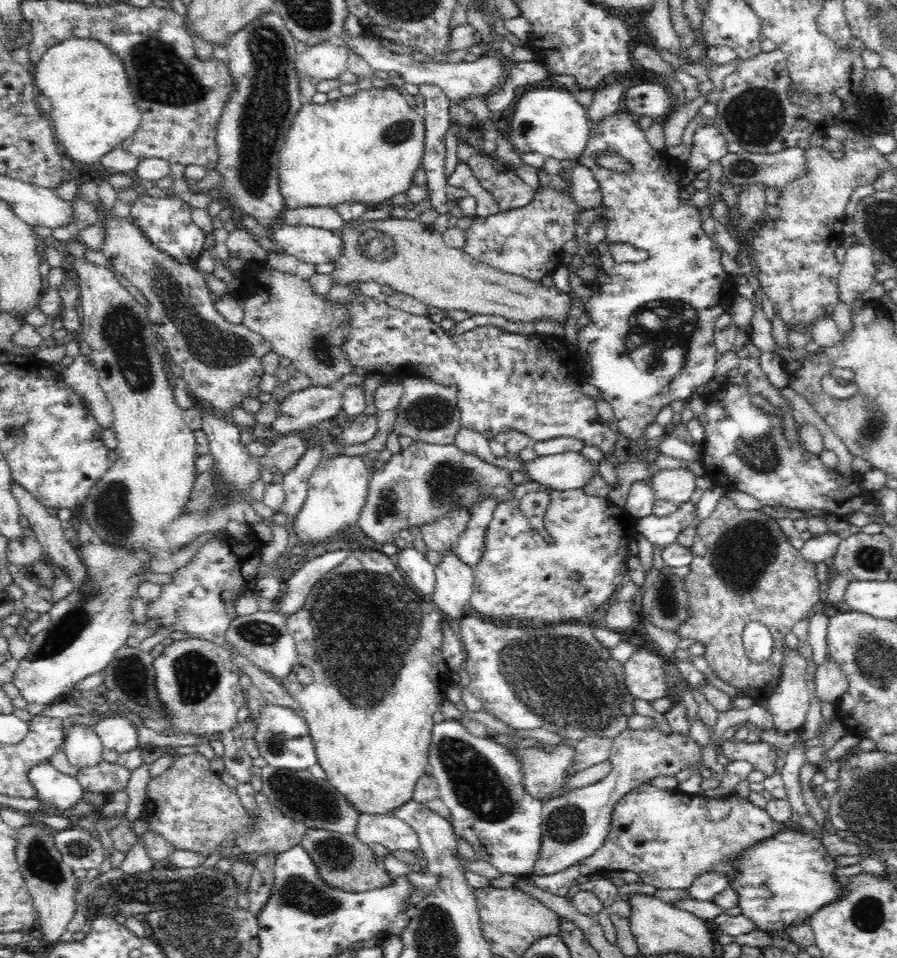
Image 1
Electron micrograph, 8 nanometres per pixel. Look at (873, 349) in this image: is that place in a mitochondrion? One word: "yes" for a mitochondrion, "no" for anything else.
no

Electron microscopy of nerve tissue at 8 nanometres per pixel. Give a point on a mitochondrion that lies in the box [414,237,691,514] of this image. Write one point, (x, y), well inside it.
(447, 483)

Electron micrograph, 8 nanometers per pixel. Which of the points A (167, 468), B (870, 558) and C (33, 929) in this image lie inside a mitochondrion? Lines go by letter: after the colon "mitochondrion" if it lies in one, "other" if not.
A: other
B: mitochondrion
C: other

